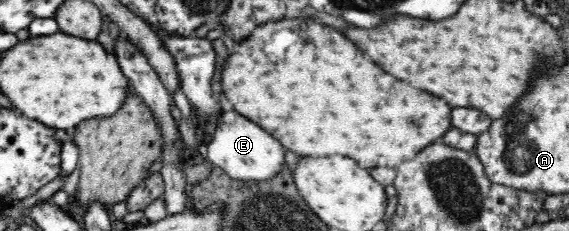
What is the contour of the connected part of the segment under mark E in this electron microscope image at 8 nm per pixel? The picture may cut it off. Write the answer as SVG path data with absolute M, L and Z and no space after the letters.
M230 110L222 113L222 117L218 119L212 139L207 145L207 160L226 171L232 179L264 181L276 177L282 171L286 165L285 151L286 147L275 136L270 135L257 123L236 113L236 110Z

